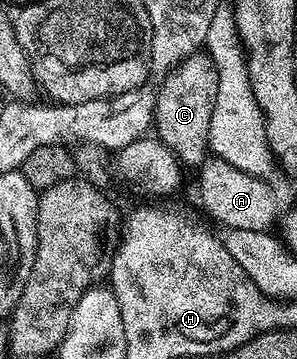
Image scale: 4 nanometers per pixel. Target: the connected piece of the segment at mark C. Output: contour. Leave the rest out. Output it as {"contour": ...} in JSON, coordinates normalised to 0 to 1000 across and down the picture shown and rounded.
{"contour":[[[670,139],[609,164],[562,209],[539,259],[529,253],[519,267],[522,376],[616,454],[673,457],[694,437],[707,318],[721,318],[721,284],[734,273],[727,175]]]}

